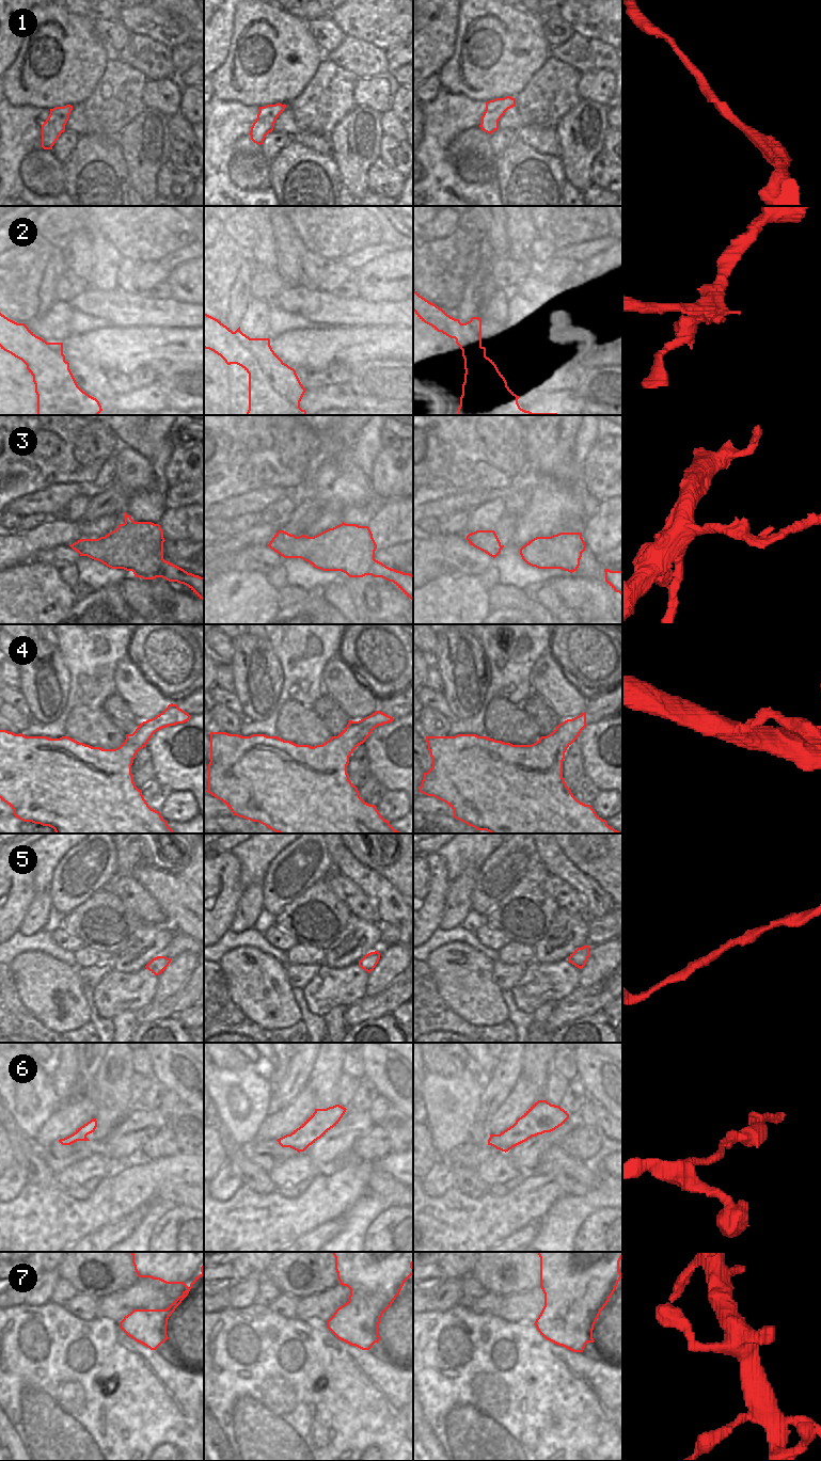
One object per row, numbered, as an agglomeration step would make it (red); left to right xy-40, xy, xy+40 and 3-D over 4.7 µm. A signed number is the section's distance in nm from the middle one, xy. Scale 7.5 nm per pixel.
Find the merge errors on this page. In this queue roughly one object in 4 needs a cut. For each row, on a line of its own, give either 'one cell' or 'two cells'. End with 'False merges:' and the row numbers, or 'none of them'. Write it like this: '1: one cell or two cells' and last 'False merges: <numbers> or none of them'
1: one cell
2: two cells
3: two cells
4: one cell
5: one cell
6: one cell
7: one cell
False merges: 2, 3

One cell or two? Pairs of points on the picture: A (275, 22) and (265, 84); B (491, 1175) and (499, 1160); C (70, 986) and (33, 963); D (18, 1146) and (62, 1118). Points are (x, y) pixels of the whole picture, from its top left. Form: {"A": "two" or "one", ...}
{"A": "one", "B": "one", "C": "one", "D": "two"}

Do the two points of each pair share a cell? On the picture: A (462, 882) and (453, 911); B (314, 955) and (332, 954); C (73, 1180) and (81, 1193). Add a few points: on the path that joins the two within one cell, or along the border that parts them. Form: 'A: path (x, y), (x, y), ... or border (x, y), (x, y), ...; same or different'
A: path (460, 889), (459, 899), (456, 904); same
B: border (325, 950), (322, 962); different
C: border (81, 1185), (65, 1190); different

